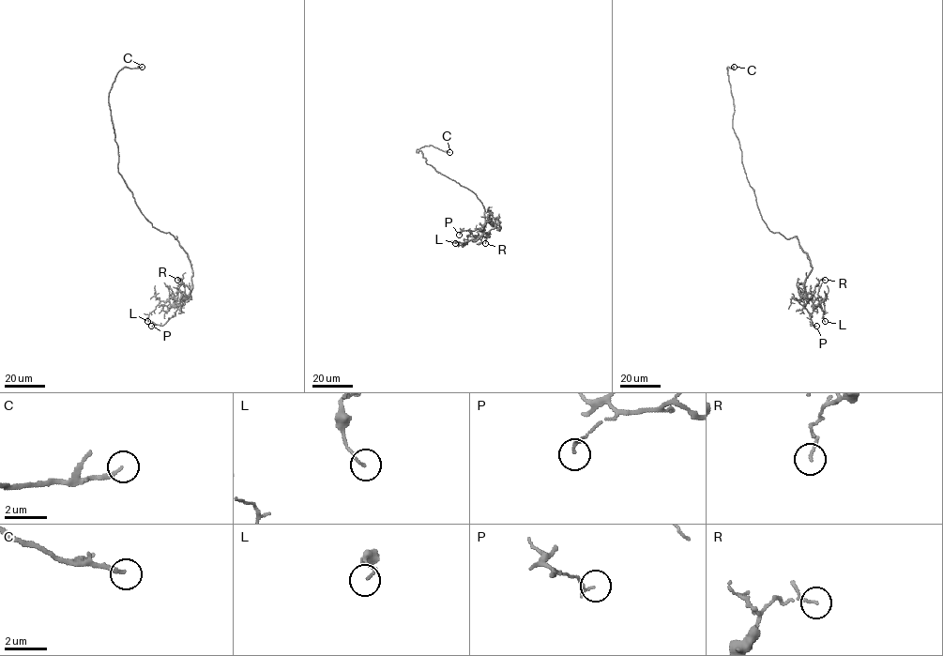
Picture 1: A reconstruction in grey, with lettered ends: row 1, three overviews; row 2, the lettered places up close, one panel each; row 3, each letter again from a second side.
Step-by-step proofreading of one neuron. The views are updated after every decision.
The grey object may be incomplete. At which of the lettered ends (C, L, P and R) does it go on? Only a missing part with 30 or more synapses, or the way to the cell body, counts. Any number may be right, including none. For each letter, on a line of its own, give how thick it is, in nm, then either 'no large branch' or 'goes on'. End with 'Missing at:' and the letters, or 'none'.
C: calibre 160 nm; goes on
L: calibre 100 nm; no large branch
P: calibre 140 nm; no large branch
R: calibre 80 nm; no large branch
Missing at: C

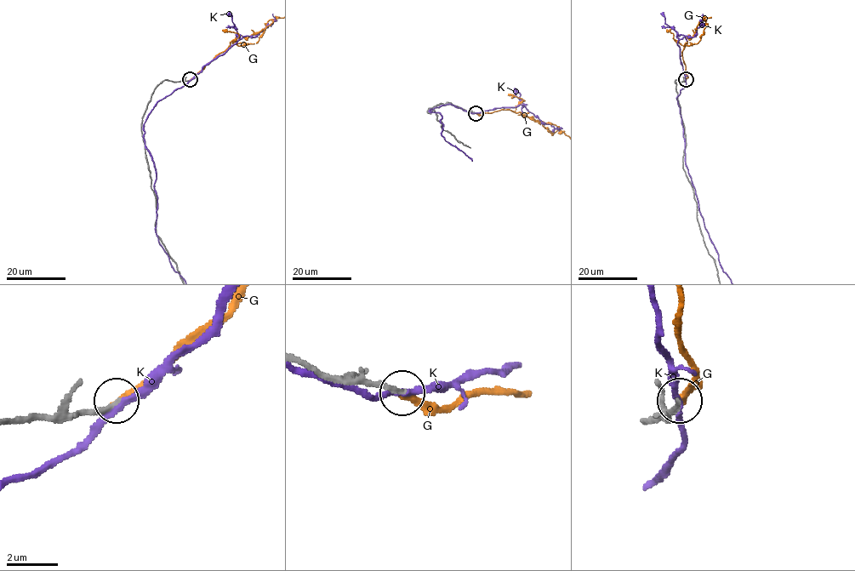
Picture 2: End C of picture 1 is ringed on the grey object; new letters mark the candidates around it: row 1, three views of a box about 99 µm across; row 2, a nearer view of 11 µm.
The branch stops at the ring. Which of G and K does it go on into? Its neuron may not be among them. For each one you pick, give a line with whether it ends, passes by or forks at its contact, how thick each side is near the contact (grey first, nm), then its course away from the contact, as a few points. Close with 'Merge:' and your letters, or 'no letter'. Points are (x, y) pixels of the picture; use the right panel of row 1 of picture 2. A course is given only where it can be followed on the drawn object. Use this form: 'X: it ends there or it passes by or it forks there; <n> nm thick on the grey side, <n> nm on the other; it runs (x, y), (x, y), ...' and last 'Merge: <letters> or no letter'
G: it ends there; 200 nm thick on the grey side, 200 nm on the other; it runs (686, 80), (682, 51), (685, 44), (698, 42), (706, 25), (703, 19), (692, 37), (688, 35), (687, 43)
Merge: G

